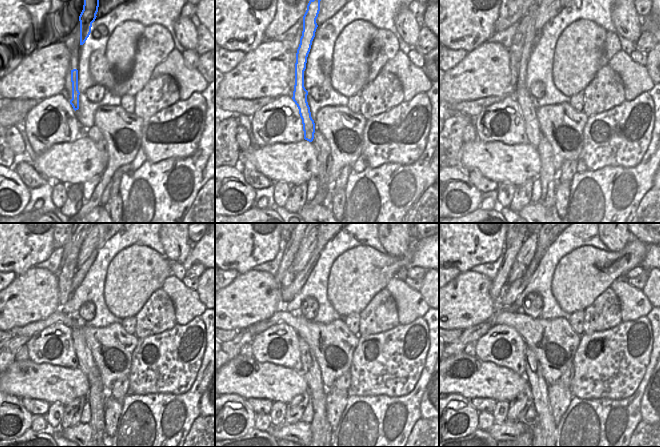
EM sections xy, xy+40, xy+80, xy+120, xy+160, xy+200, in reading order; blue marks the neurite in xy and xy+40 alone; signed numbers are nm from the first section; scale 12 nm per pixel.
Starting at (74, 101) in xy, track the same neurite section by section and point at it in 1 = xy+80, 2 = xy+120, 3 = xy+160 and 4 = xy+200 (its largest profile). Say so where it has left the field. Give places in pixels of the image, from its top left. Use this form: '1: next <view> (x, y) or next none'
1: next xy+80 (522, 94)
2: next xy+120 (87, 365)
3: next xy+160 (311, 372)
4: next xy+200 (539, 388)

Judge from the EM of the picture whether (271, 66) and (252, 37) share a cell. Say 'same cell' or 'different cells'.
different cells

